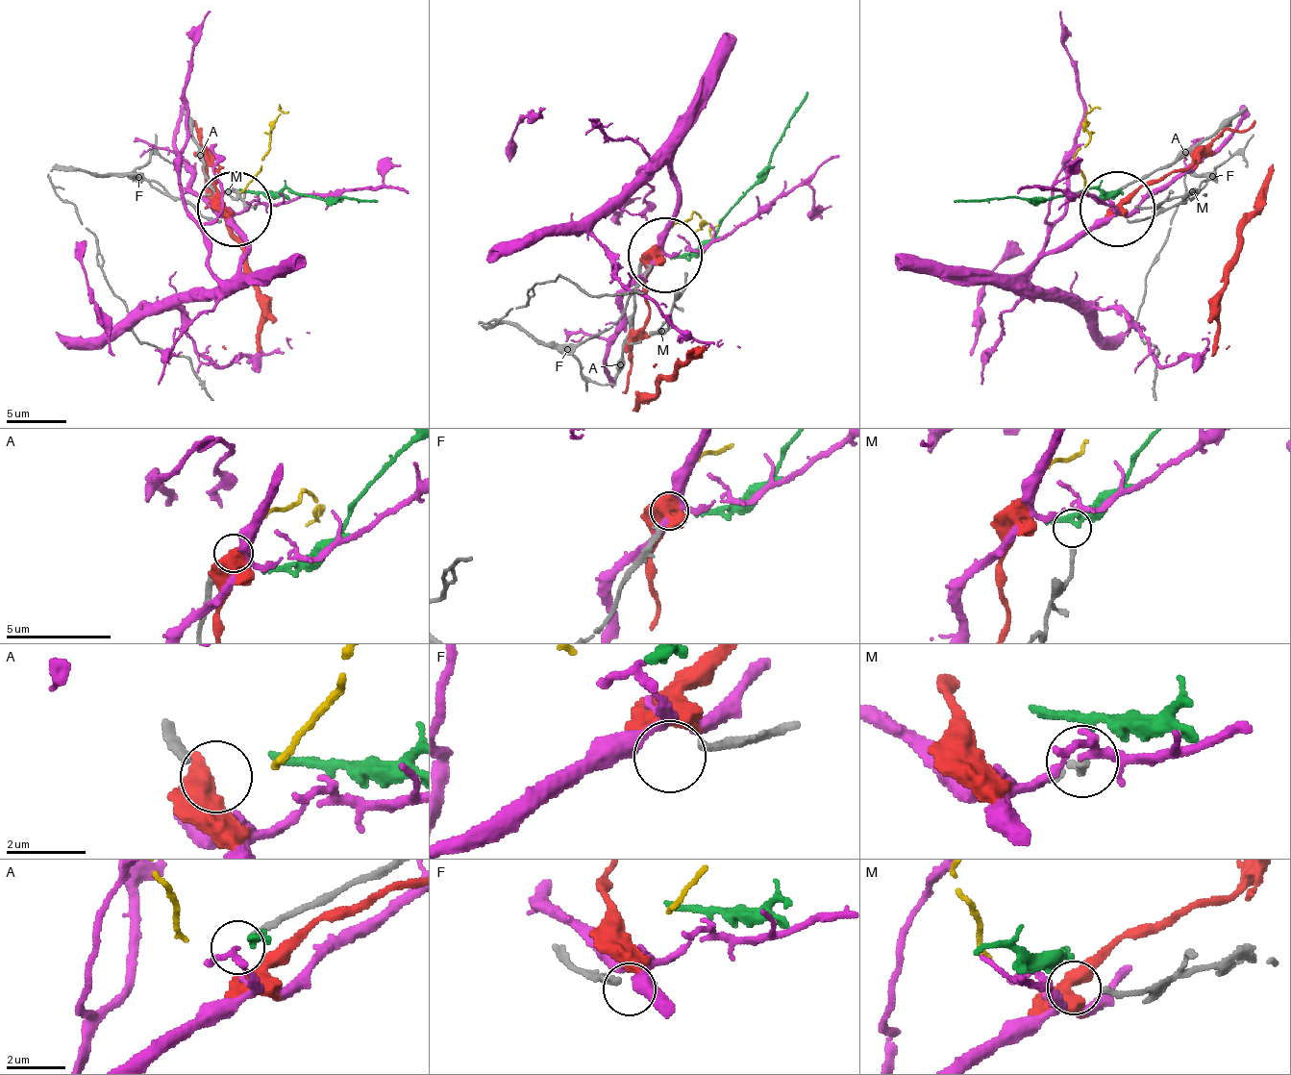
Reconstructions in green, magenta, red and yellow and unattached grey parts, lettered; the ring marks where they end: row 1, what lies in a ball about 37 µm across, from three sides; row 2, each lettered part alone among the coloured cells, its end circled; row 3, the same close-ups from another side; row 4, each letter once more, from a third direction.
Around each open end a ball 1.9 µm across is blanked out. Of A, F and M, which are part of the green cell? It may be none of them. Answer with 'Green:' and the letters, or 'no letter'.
Green: no letter

